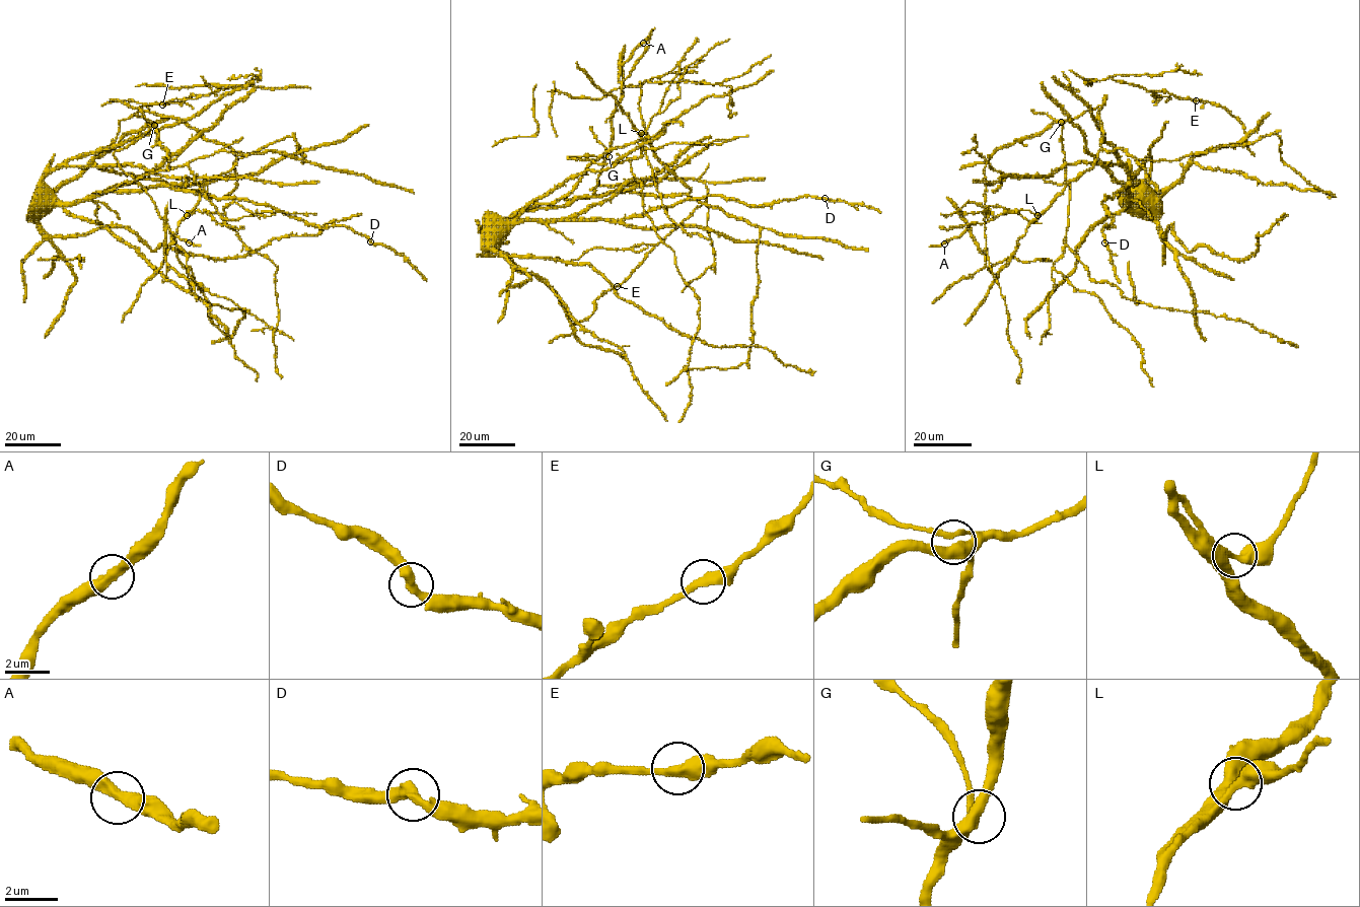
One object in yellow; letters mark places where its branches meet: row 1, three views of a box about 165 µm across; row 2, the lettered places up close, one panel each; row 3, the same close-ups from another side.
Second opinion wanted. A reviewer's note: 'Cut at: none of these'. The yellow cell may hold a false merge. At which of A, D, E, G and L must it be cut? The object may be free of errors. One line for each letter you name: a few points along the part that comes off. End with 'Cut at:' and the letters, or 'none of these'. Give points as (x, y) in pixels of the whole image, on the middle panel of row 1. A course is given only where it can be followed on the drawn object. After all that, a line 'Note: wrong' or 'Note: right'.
Cut at: none of these
Note: right

